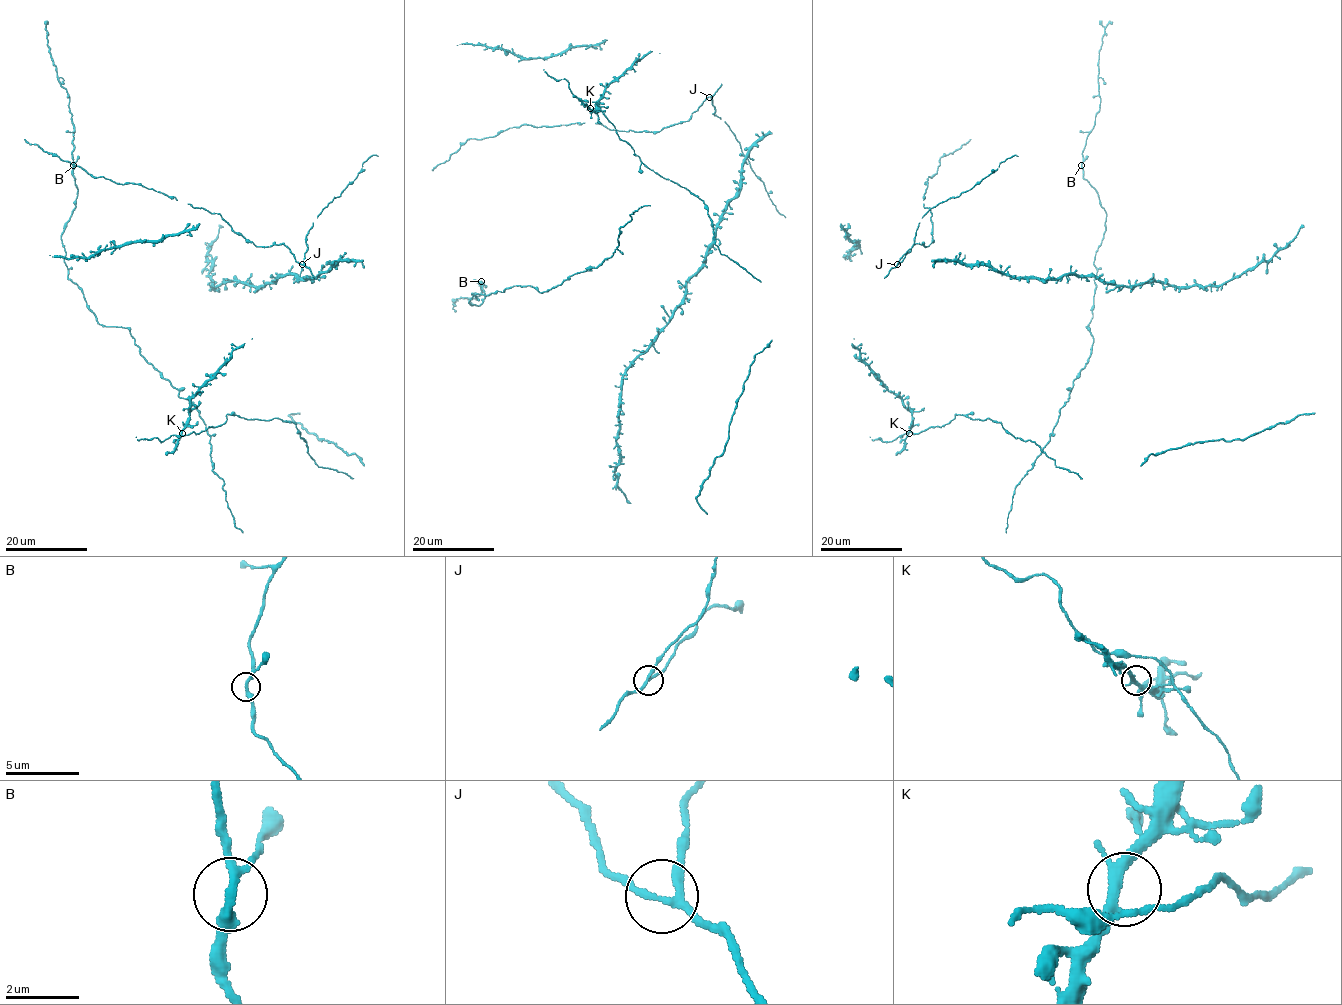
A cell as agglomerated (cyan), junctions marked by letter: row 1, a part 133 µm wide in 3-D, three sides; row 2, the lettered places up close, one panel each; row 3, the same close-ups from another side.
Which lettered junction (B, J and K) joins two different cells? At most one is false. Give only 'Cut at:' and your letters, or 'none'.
Cut at: none

